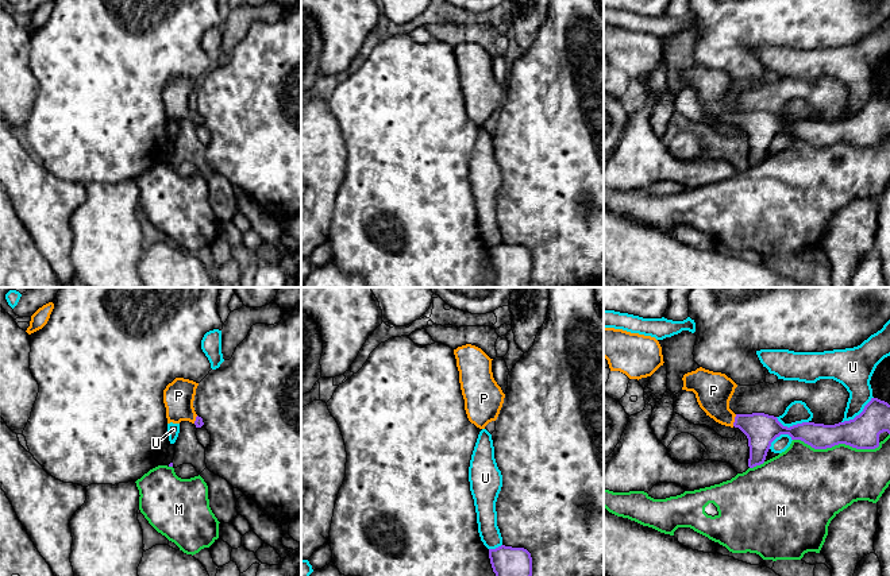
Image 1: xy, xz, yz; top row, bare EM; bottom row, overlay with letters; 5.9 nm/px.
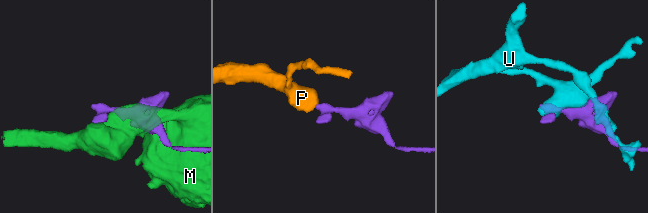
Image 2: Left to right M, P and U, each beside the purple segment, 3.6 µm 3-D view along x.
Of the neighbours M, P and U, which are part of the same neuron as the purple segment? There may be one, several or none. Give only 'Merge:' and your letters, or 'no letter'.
Merge: P

